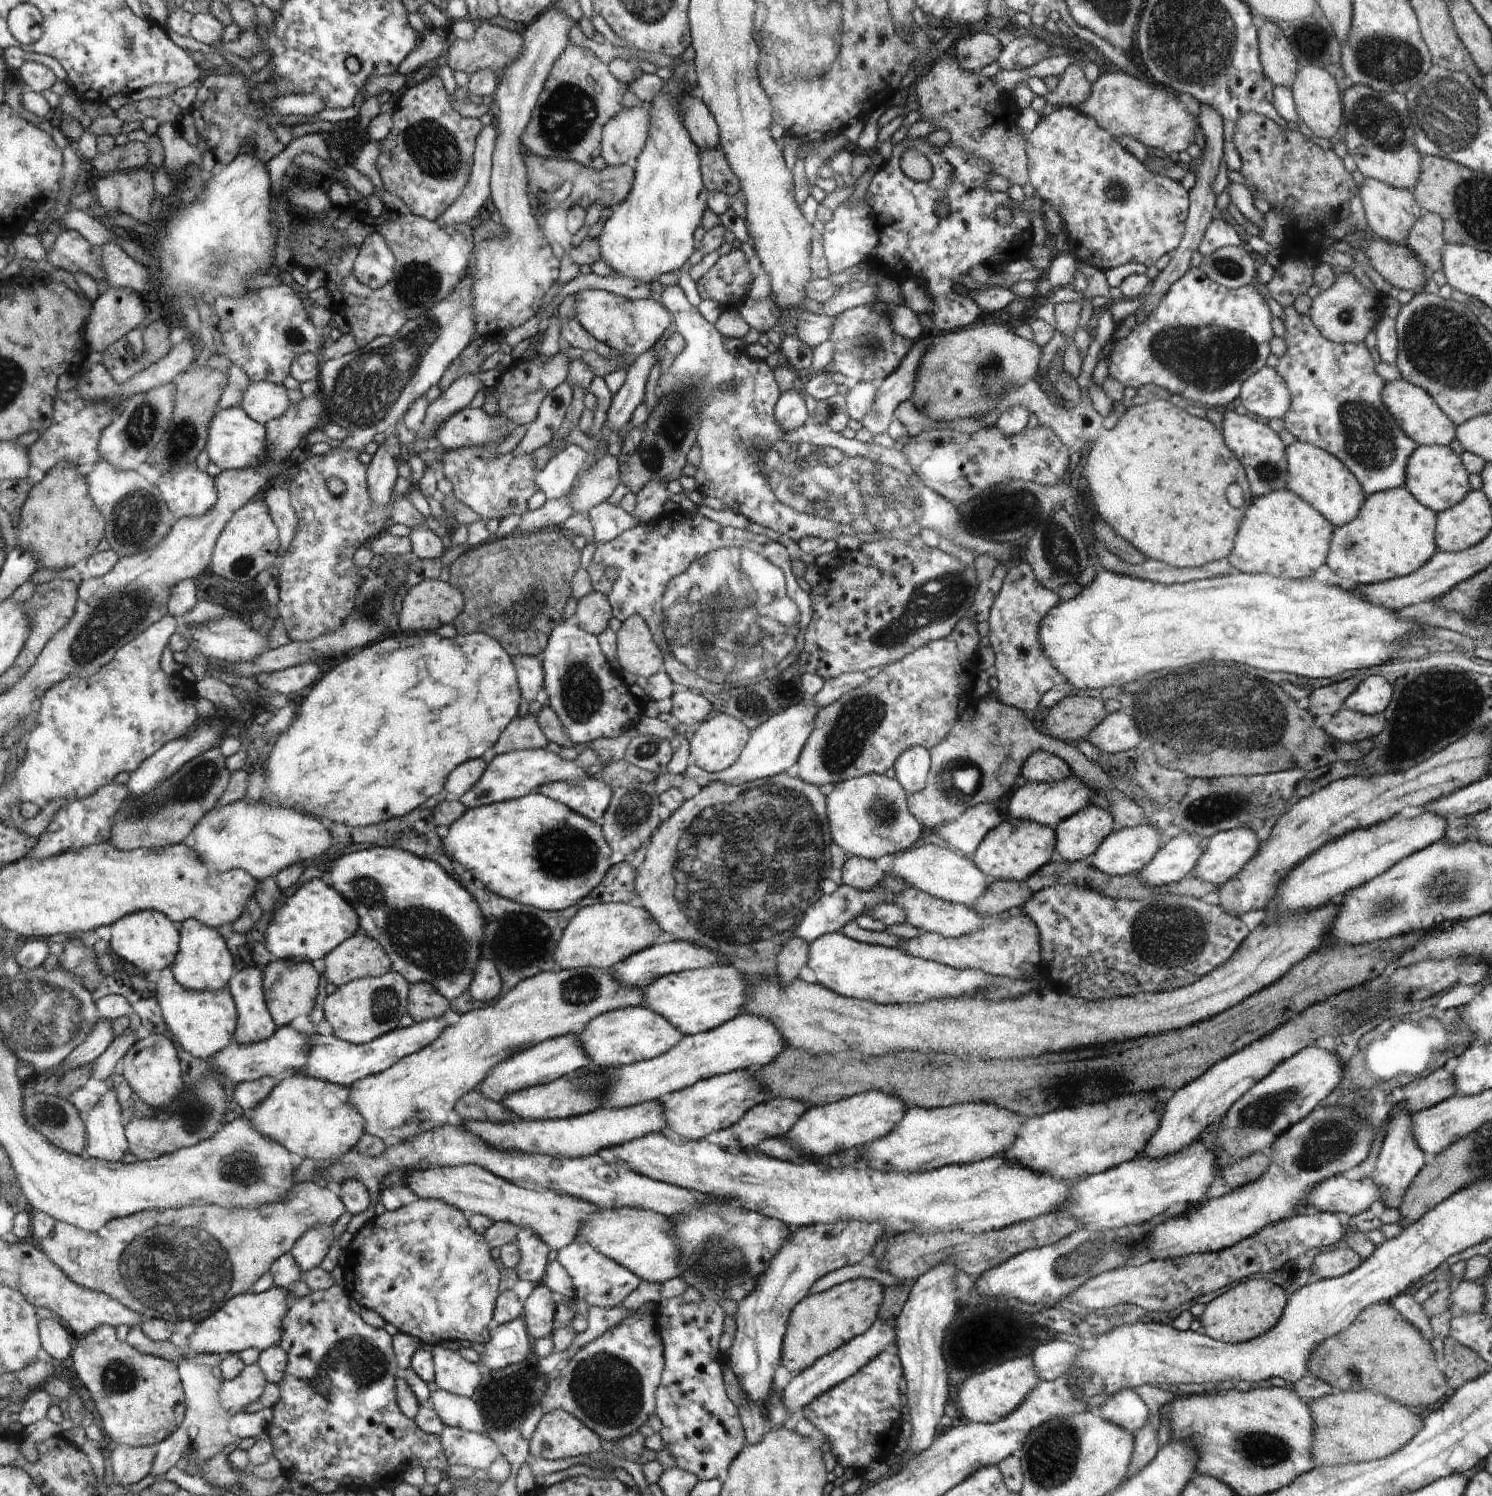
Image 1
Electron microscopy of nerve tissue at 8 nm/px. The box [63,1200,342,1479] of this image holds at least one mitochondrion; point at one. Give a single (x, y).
(183, 1271)

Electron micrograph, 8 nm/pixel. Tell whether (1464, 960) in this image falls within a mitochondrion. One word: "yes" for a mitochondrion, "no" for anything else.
no

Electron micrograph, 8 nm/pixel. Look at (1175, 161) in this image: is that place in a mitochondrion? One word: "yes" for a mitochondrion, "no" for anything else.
no

